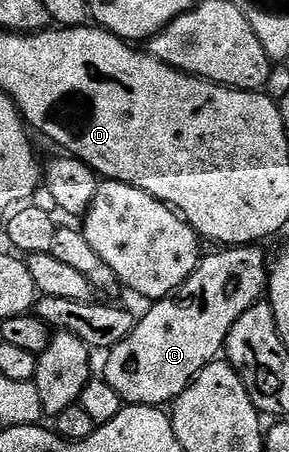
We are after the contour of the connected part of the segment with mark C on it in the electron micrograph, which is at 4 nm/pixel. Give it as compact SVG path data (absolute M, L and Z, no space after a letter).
M235 245L230 249L215 249L212 255L204 254L200 258L199 268L187 278L185 285L181 285L174 295L152 302L143 319L141 315L136 322L133 333L106 352L106 381L117 389L124 404L139 409L159 409L174 404L181 392L210 363L220 358L227 345L229 329L233 329L237 317L266 296L269 259L263 256L261 248L259 245Z

